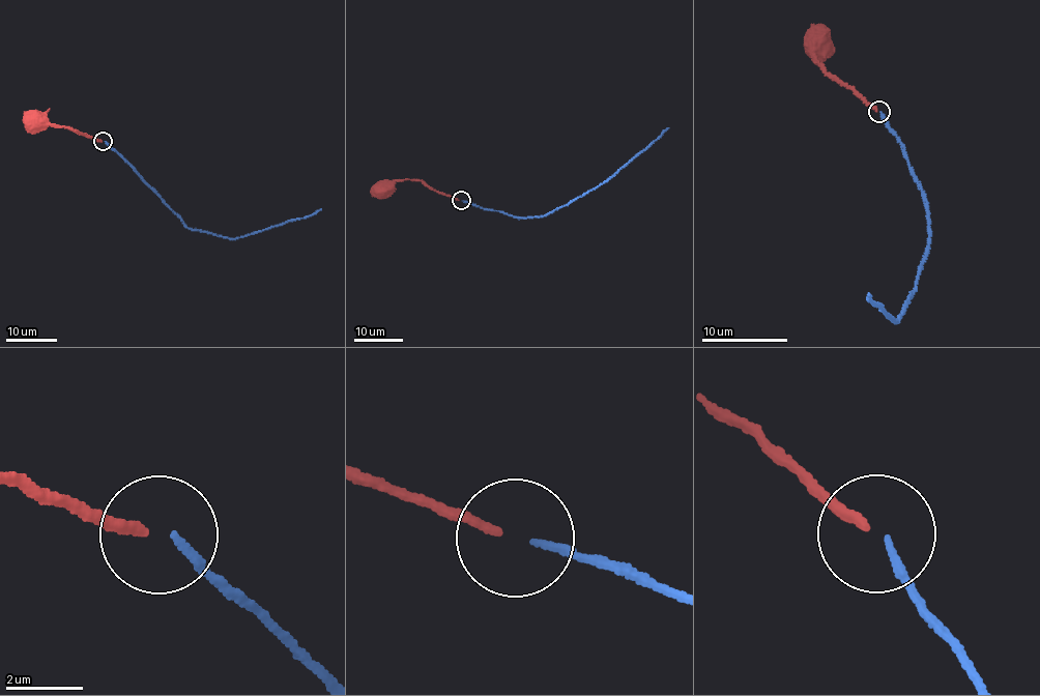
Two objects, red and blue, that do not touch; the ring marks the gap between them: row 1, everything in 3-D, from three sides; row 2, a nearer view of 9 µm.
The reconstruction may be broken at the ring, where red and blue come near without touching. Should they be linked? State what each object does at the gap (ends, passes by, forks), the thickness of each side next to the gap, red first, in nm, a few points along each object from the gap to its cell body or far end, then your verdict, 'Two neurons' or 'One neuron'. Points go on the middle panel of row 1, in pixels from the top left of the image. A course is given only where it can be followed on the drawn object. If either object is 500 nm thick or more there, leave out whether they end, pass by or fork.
At the ring red ends. At the ring blue ends. Thickness 240 nm (red) against 180 nm. Course of red: (459, 200), (430, 190), (415, 179), (383, 183), (381, 187). Course of blue: (462, 201), (512, 216), (548, 215), (615, 175), (668, 127). Two neurons

